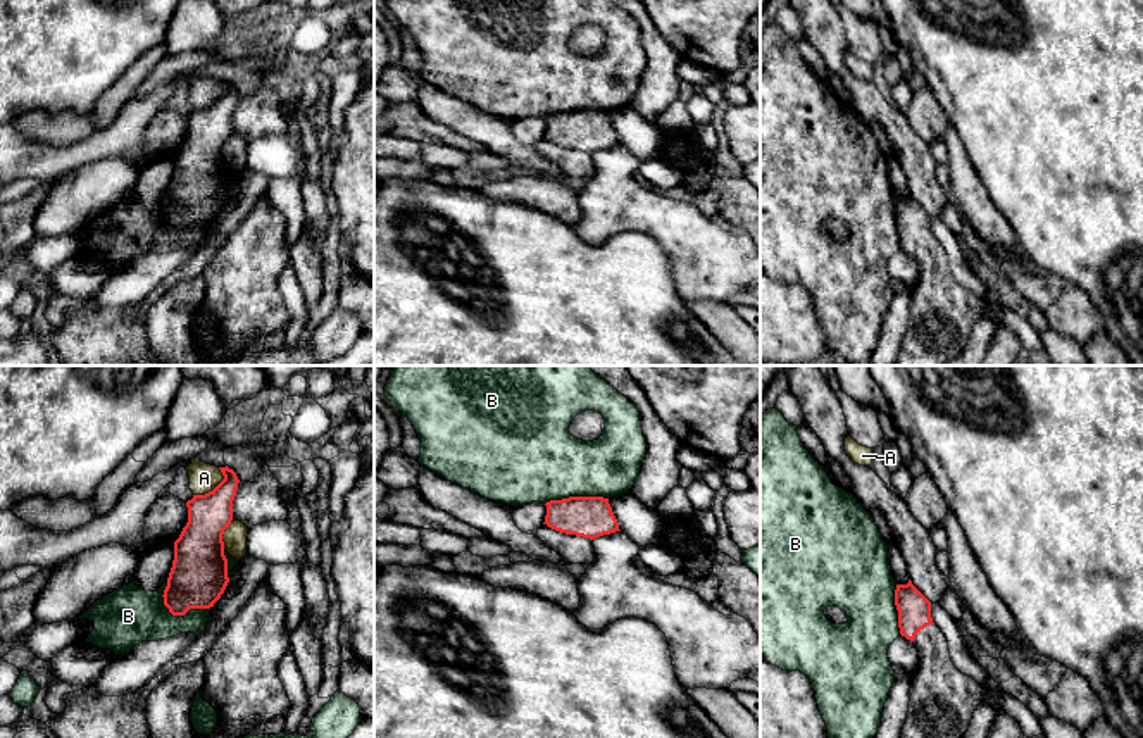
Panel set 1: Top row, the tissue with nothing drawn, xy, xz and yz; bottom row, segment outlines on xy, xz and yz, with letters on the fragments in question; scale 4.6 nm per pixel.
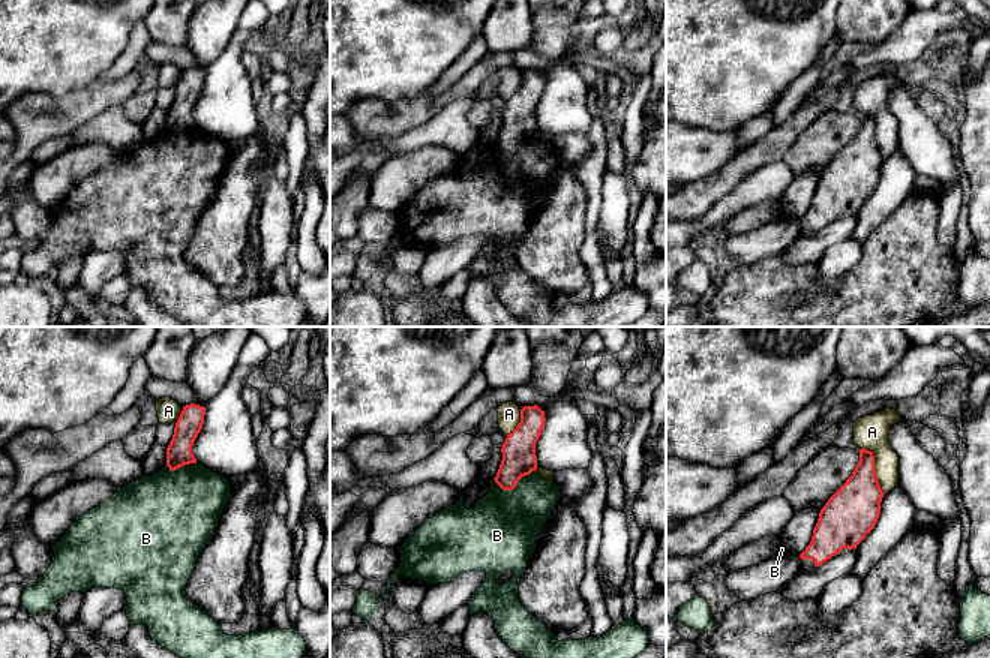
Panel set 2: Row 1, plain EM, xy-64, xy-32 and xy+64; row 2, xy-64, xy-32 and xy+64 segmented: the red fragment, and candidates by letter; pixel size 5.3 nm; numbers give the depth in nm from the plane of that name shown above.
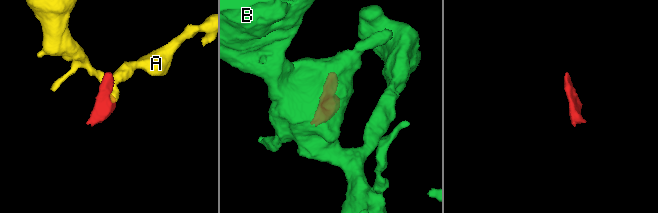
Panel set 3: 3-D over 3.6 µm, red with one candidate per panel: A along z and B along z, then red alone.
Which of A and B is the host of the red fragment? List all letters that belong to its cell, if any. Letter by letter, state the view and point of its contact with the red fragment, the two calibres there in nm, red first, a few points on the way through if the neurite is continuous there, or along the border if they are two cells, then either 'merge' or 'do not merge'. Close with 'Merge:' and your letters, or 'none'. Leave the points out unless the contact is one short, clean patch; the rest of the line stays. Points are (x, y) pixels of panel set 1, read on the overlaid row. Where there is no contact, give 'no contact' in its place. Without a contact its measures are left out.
A: meets red in xy at (214, 488); 200 nm thick on the red side, 140 nm on the other; border along xy (219, 468), (223, 478), (211, 490), (193, 495); do not merge
B: meets red in xy at (176, 614); 280 nm thick on the red side, 280 nm on the other; do not merge
Merge: none

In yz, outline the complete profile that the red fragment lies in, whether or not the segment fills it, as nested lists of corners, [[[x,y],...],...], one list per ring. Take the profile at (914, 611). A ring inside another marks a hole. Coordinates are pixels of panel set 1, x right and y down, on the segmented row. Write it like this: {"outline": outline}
{"outline": [[[896,585],[895,605],[900,635],[919,652],[919,664],[910,686],[910,702],[900,738],[962,738],[971,726],[977,705],[983,702],[981,685],[962,674],[950,659],[945,635],[933,622],[931,602],[912,585]]]}

